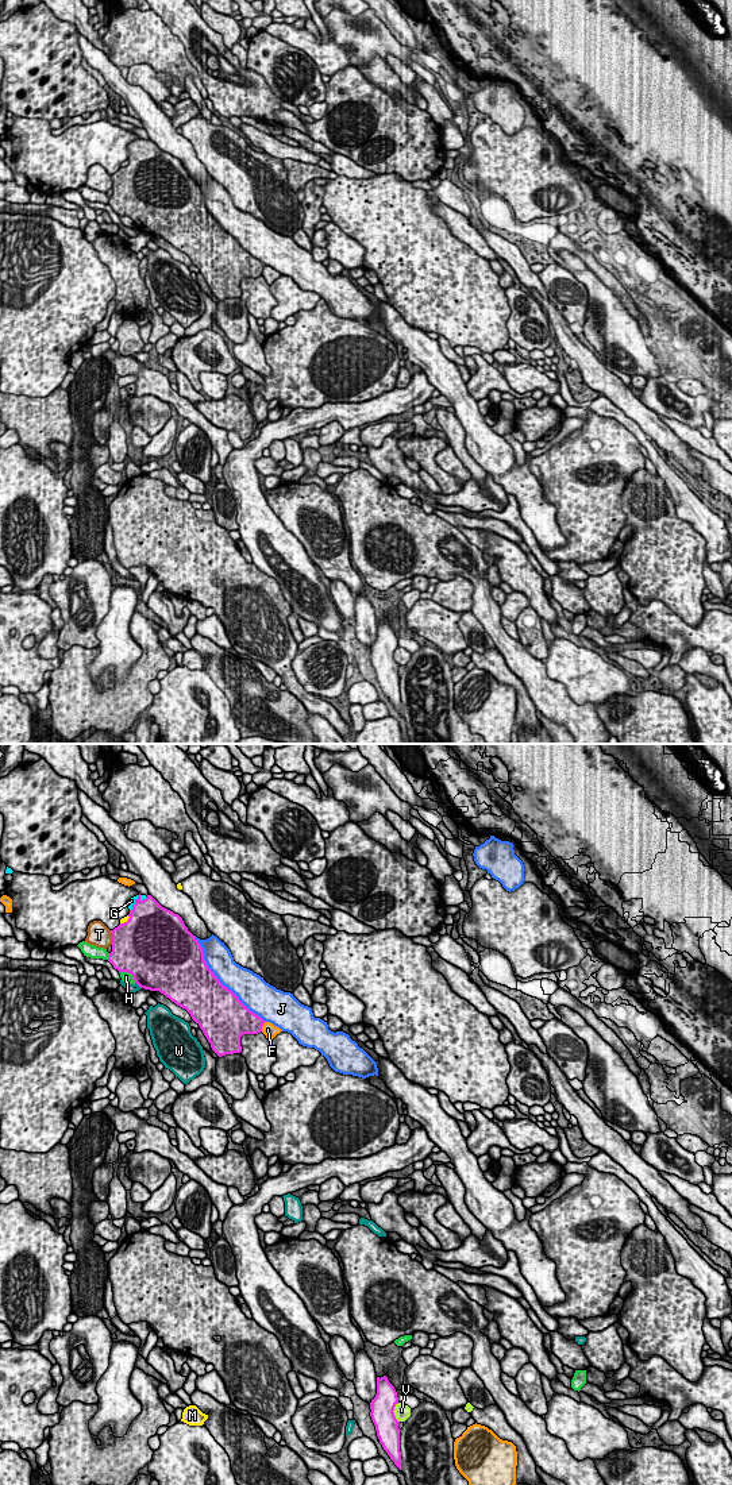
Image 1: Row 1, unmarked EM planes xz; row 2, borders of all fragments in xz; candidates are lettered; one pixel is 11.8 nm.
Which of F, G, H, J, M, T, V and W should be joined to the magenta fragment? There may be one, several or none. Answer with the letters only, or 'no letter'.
G

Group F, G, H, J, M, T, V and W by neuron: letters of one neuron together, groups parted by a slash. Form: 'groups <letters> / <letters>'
groups F / G / H / J / M / T / V / W

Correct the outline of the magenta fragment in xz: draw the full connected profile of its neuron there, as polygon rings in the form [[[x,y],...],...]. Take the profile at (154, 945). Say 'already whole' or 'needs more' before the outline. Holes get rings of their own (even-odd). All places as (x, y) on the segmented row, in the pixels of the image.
needs more; [[[140,894],[128,900],[128,909],[128,921],[111,930],[108,961],[119,973],[131,973],[140,988],[159,991],[185,1008],[219,1057],[240,1053],[240,1037],[261,1033],[265,1021],[219,981],[204,960],[201,945],[178,914],[162,907],[151,895]]]

